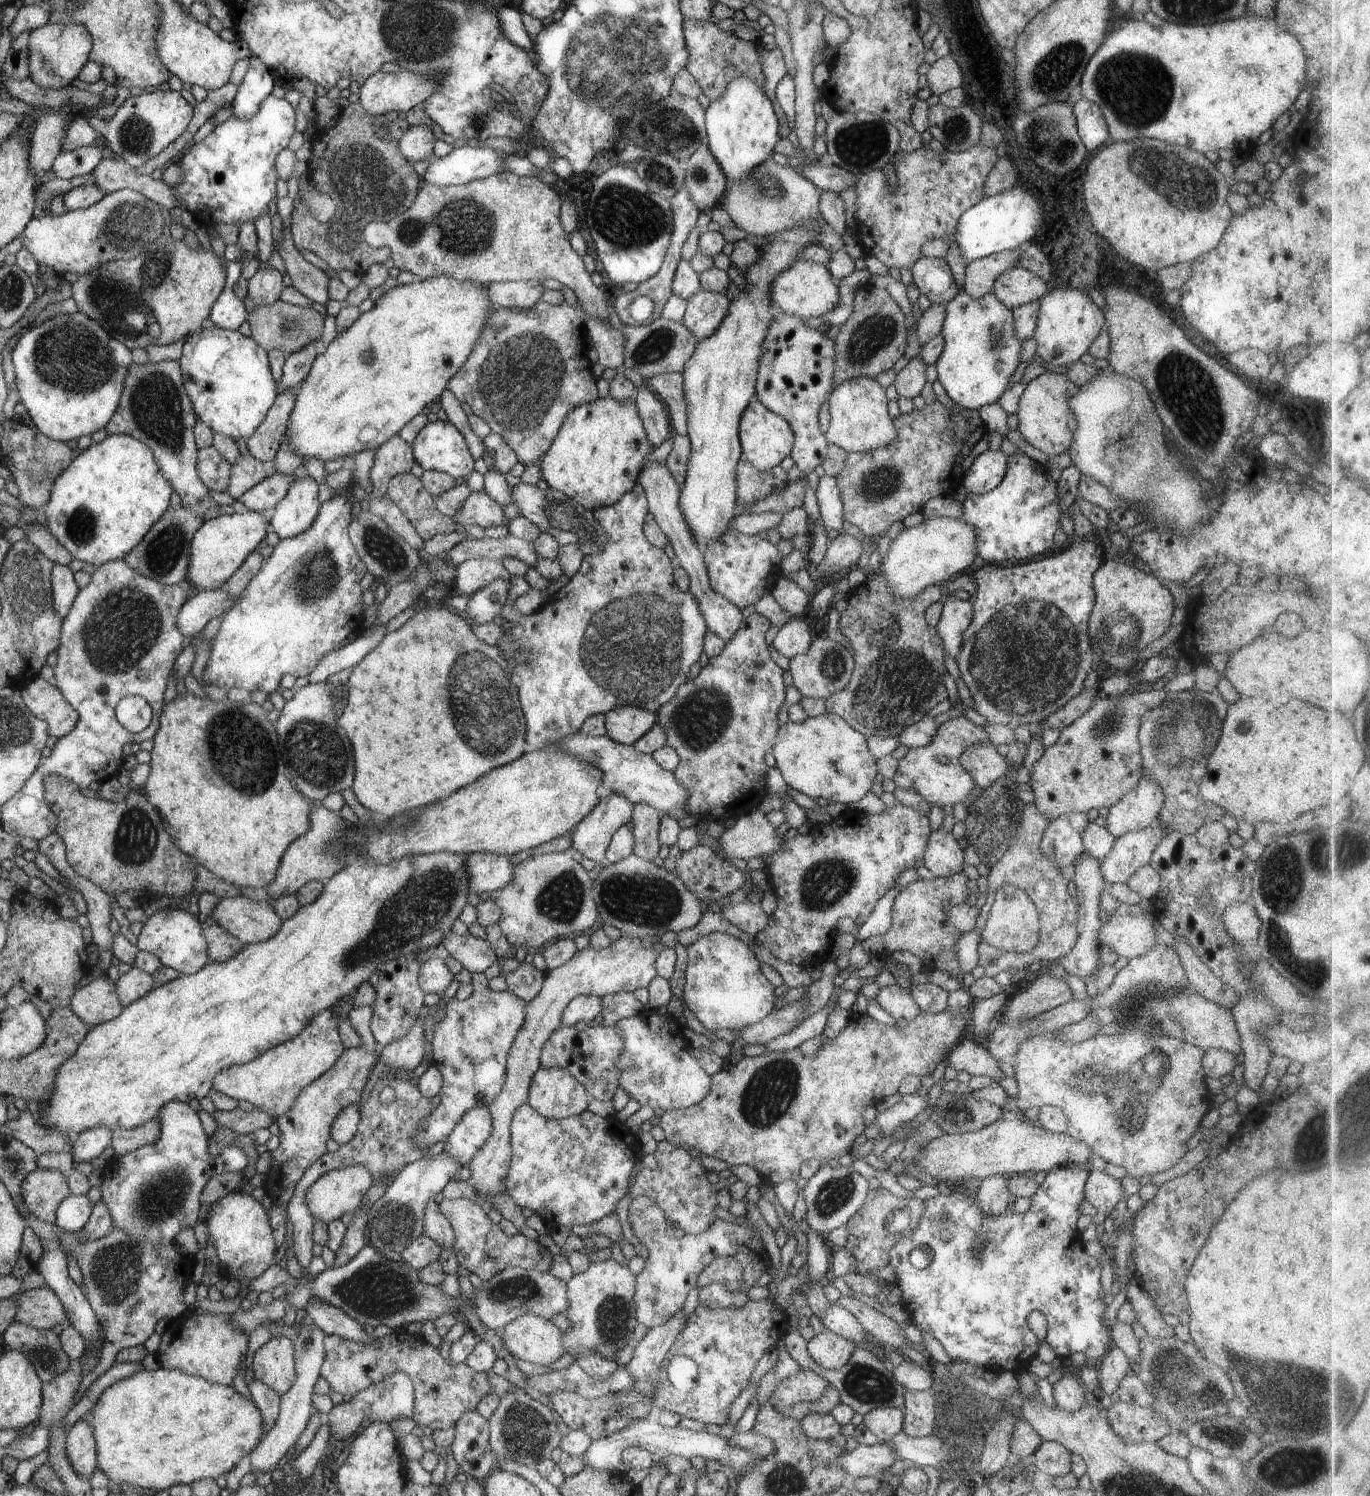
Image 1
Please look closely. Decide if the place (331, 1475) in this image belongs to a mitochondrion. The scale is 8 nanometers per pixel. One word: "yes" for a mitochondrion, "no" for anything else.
no

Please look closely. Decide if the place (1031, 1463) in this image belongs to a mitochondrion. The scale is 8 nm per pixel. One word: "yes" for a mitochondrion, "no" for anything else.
no

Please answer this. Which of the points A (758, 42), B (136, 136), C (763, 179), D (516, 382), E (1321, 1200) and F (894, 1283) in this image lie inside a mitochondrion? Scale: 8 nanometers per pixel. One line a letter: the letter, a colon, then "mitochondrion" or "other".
A: other
B: mitochondrion
C: mitochondrion
D: mitochondrion
E: other
F: other

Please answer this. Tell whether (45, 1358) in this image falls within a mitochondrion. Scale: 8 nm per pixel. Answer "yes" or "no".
yes

